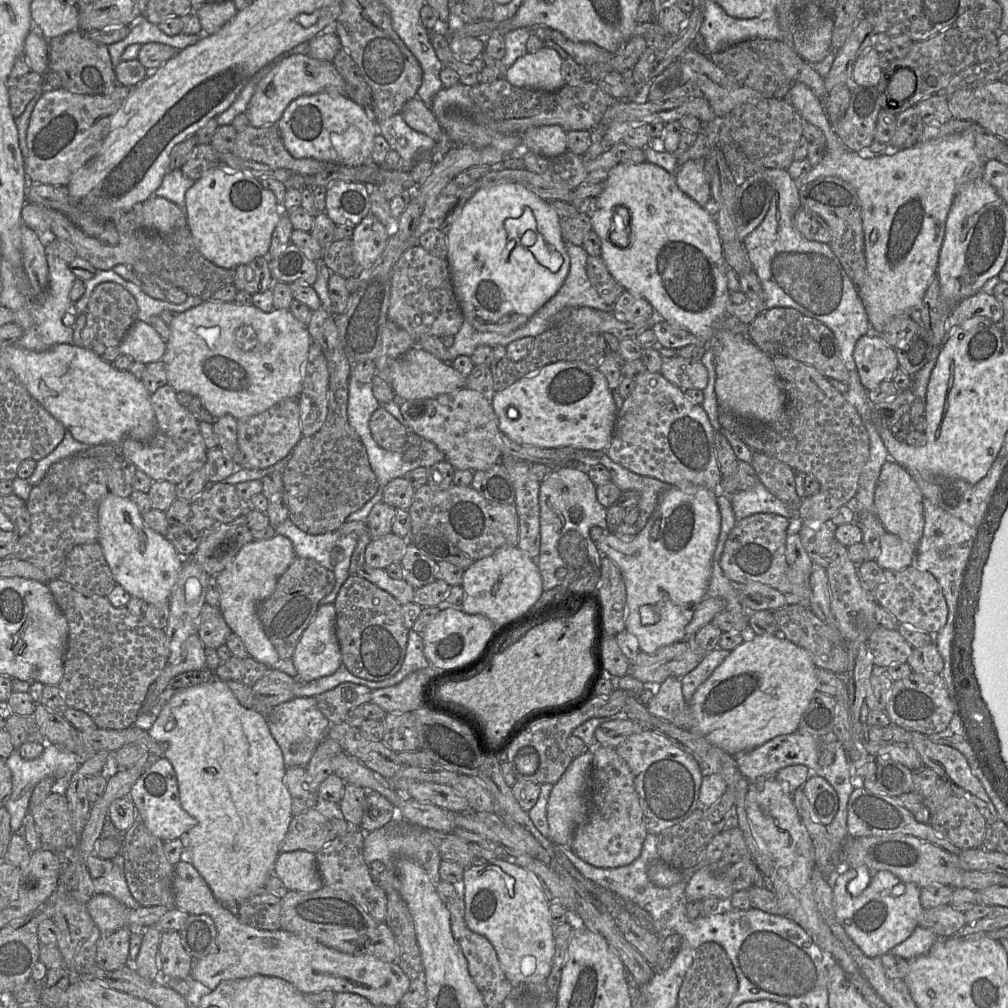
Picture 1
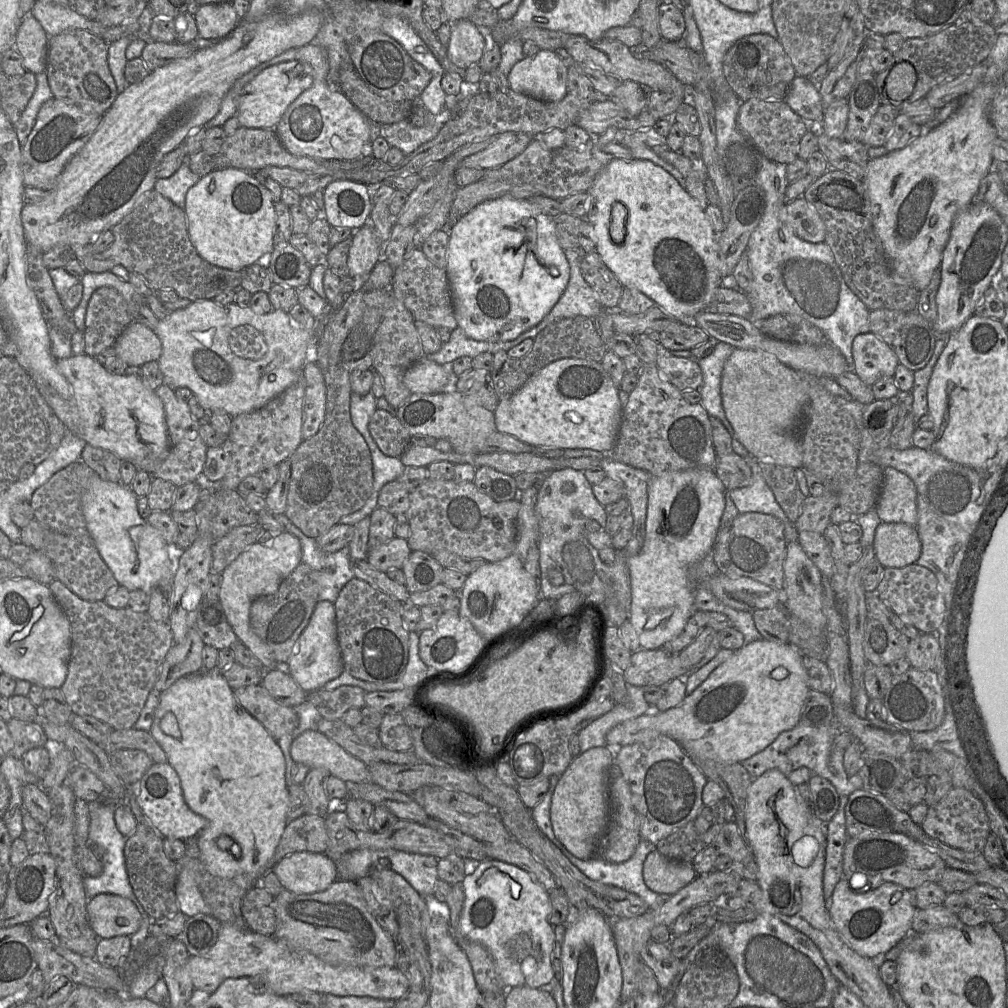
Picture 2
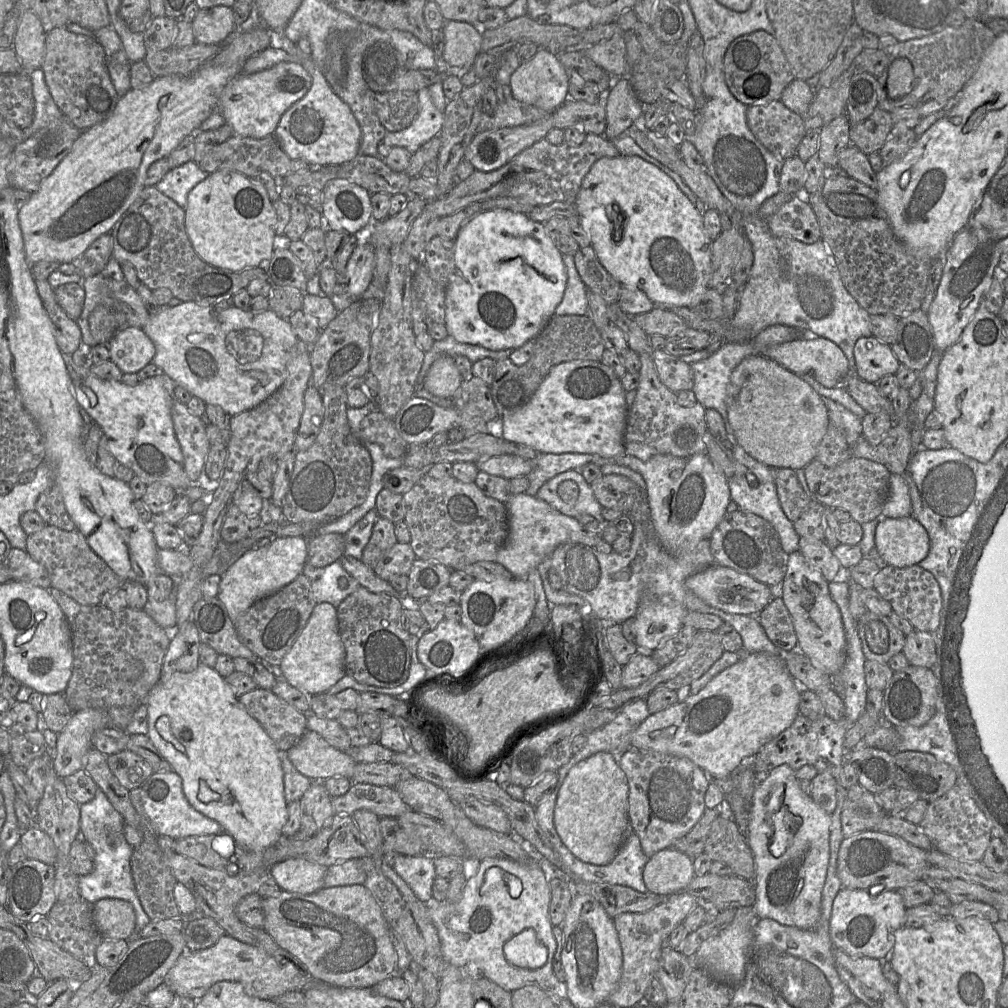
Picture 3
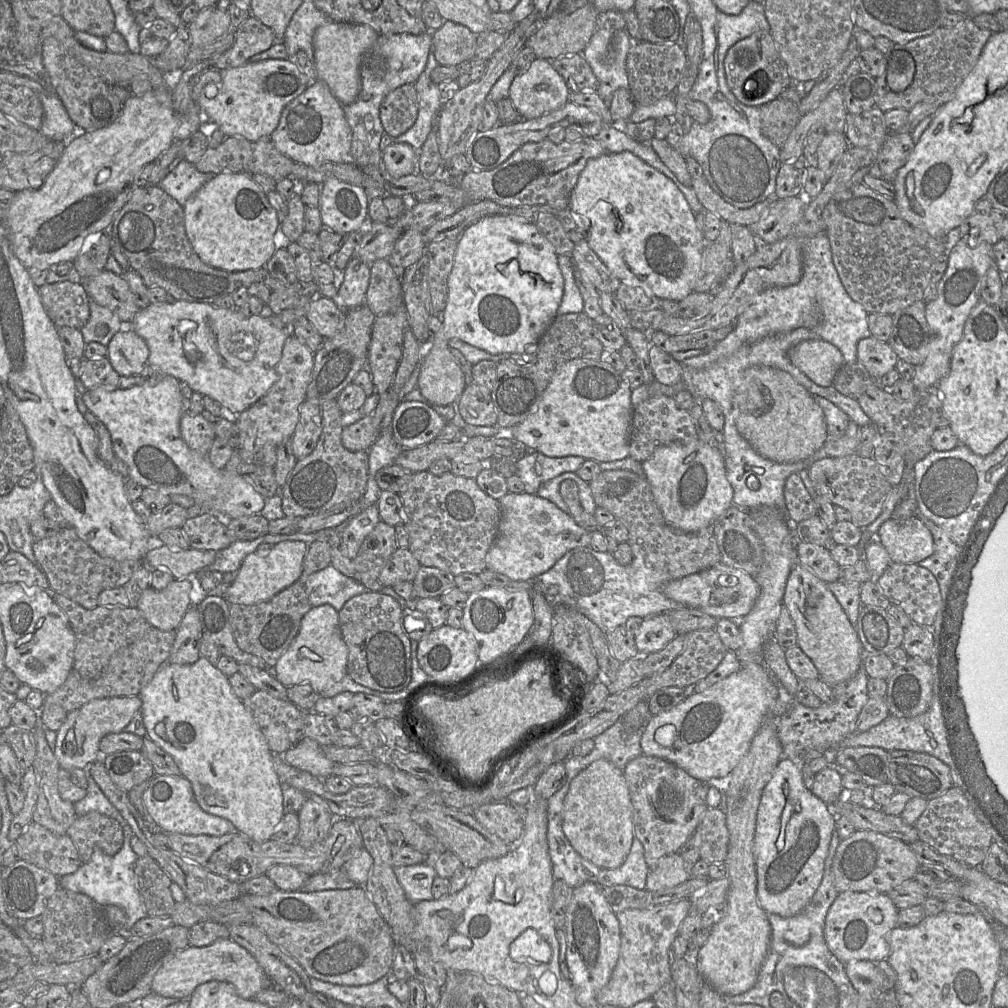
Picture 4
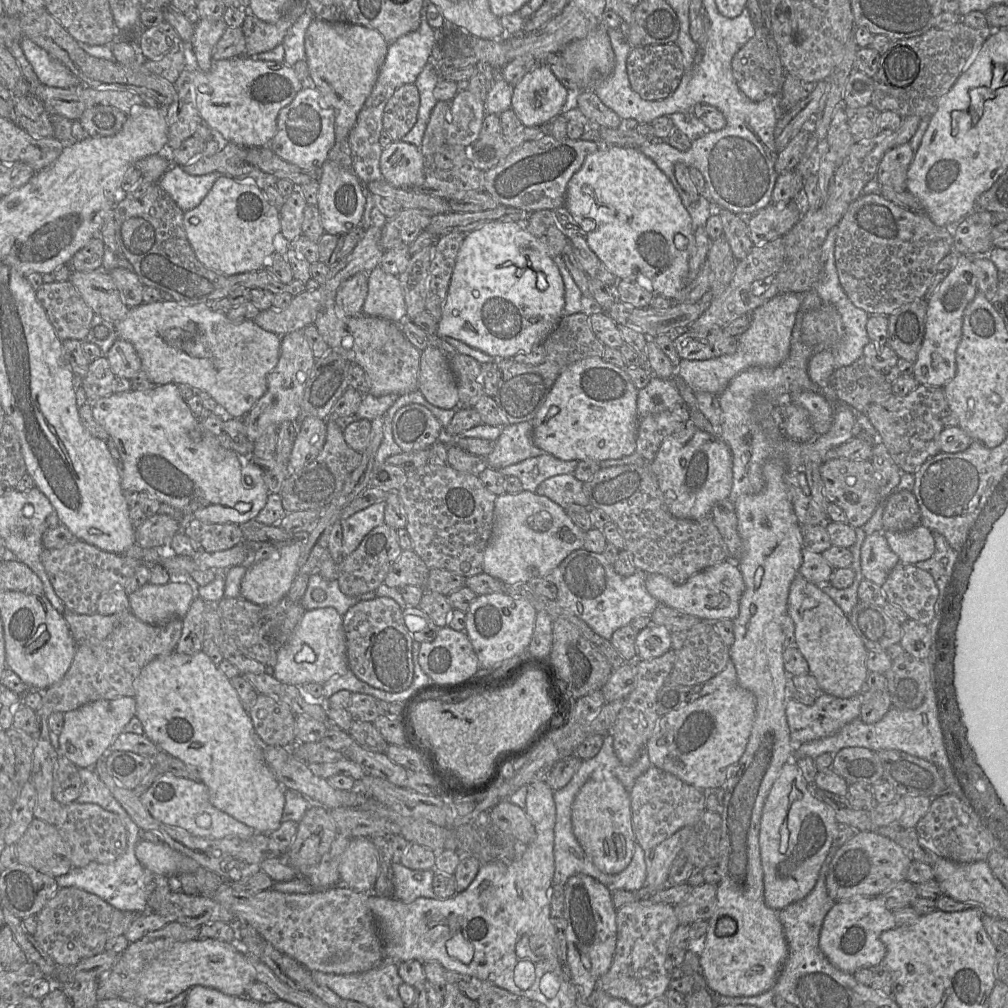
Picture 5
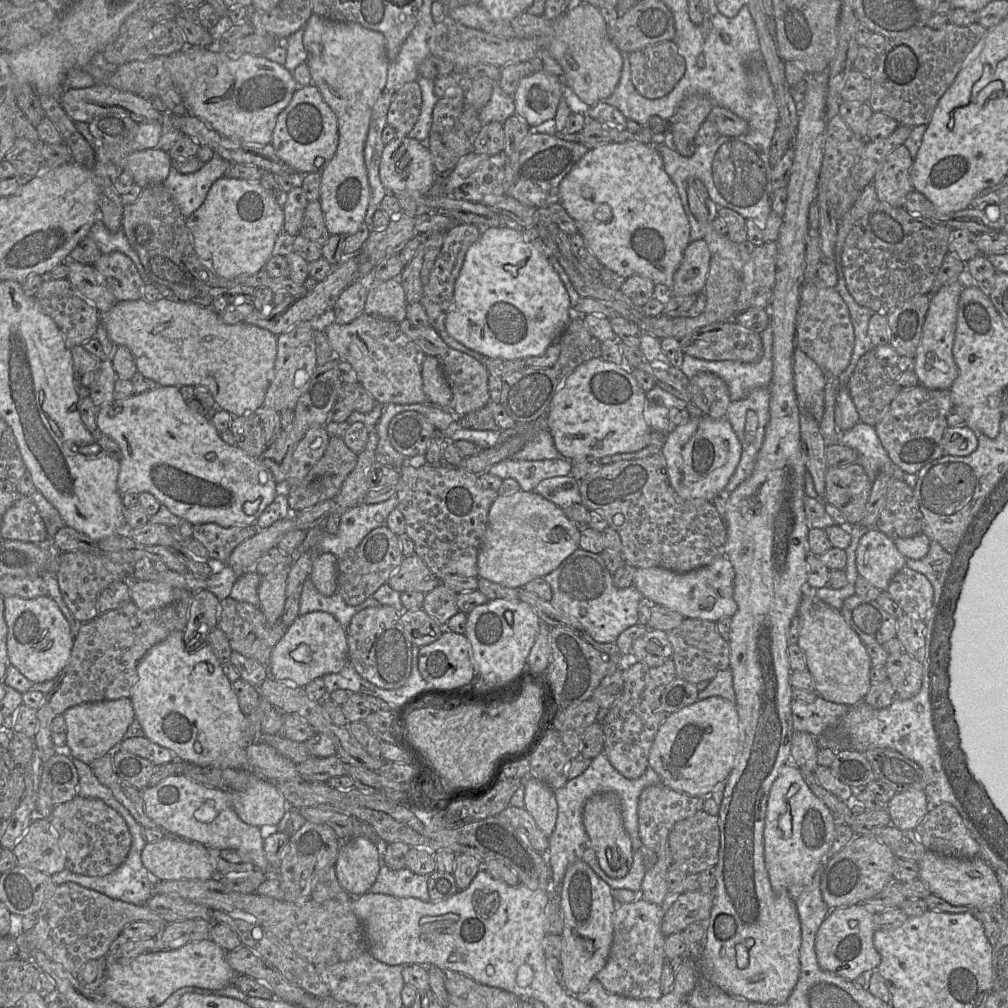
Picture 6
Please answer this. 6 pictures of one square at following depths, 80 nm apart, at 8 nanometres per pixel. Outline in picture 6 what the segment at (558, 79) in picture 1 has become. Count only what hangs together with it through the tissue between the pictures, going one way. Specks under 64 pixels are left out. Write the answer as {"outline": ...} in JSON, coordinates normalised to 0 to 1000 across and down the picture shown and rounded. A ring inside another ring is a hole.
{"outline":[[[528,71],[516,79],[509,94],[511,113],[525,126],[550,118],[560,87],[552,75]]]}

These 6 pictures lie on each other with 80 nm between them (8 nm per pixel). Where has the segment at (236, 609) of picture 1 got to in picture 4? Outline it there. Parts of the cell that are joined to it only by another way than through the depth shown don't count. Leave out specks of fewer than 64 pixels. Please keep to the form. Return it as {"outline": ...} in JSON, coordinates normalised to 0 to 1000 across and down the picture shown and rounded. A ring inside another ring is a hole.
{"outline":[[[281,537],[273,540],[267,550],[245,551],[234,567],[231,577],[223,585],[222,593],[227,599],[252,600],[271,591],[297,575],[306,541],[301,537]]]}

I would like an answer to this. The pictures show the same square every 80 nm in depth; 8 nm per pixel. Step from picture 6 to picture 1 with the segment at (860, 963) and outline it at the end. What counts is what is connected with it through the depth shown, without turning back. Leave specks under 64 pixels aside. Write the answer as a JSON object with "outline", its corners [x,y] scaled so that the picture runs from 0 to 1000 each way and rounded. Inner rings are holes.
{"outline":[[[858,859],[842,861],[835,866],[828,864],[820,873],[826,882],[831,915],[859,948],[870,949],[881,945],[911,919],[917,902],[913,896],[914,881],[909,877],[897,875],[882,864],[863,865]],[[863,866],[865,870],[858,883],[851,886],[841,884],[842,876],[853,880],[856,877],[855,868]]]}

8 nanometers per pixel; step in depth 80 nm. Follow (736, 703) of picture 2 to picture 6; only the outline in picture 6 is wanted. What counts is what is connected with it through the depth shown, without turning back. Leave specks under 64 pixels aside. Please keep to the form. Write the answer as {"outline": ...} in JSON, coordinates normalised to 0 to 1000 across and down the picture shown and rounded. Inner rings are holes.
{"outline":[[[713,690],[703,691],[666,707],[655,719],[648,734],[643,759],[663,782],[688,791],[707,787],[709,780],[720,775],[735,739],[734,716],[730,698]]]}

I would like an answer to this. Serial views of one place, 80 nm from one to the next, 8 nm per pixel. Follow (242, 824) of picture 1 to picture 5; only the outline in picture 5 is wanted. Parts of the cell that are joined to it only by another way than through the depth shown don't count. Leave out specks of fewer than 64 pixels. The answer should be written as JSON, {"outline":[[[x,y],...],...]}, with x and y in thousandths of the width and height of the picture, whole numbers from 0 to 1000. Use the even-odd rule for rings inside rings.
{"outline":[[[172,646],[171,648],[159,651],[147,658],[140,666],[134,676],[135,709],[139,714],[143,729],[154,737],[159,744],[176,751],[186,759],[193,761],[198,768],[198,775],[205,780],[209,798],[215,803],[223,806],[237,815],[251,821],[254,826],[268,827],[277,821],[280,816],[280,808],[283,800],[282,781],[275,774],[273,768],[265,759],[261,750],[261,738],[254,728],[250,713],[237,693],[235,686],[230,681],[228,674],[217,665],[210,655],[200,646],[190,650],[180,649]]]}

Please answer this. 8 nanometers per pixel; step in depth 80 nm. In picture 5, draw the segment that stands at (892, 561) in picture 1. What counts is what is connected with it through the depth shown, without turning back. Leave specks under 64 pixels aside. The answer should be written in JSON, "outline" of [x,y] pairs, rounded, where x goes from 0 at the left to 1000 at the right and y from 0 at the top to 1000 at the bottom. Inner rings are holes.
{"outline":[[[915,520],[895,528],[875,527],[892,558],[907,560],[922,555],[928,546],[924,527]]]}

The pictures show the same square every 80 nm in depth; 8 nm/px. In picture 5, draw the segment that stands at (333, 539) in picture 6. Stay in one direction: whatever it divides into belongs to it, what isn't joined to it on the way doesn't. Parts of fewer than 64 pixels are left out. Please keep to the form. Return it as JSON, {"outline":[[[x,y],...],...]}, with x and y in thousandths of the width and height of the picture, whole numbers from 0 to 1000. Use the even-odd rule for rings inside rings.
{"outline":[[[382,497],[373,499],[336,517],[340,527],[339,549],[341,553],[352,547],[369,525],[382,519],[382,503]]]}

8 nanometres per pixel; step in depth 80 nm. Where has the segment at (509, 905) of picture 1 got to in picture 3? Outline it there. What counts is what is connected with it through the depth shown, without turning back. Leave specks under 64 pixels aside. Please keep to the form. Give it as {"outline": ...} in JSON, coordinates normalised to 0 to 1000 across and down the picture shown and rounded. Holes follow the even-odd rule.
{"outline":[[[483,851],[476,855],[474,865],[465,871],[459,882],[458,889],[453,895],[429,895],[425,898],[426,907],[433,920],[438,937],[438,945],[443,956],[459,959],[468,973],[478,967],[493,975],[503,983],[511,983],[522,978],[538,981],[551,996],[563,990],[562,975],[556,974],[549,963],[549,951],[553,936],[549,927],[549,918],[545,910],[547,894],[546,867],[544,855],[537,851],[537,856],[519,858],[512,854],[498,851]],[[528,921],[532,929],[544,941],[541,957],[533,961],[524,961],[506,955],[500,946],[500,938],[511,928],[521,922]]]}

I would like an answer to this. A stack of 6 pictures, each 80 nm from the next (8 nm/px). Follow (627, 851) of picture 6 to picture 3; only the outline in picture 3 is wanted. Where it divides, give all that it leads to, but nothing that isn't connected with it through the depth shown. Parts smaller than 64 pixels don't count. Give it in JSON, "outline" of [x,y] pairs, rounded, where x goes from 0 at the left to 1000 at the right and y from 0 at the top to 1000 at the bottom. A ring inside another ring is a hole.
{"outline":[[[593,746],[573,756],[563,766],[552,793],[550,818],[558,835],[580,856],[602,858],[627,824],[623,812],[624,780],[614,754],[603,746]]]}

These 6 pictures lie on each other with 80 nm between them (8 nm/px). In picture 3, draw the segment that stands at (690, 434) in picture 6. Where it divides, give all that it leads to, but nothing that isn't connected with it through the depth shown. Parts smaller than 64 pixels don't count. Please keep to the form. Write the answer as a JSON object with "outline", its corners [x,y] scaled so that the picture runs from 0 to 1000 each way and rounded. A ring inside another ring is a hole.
{"outline":[[[700,449],[683,454],[653,450],[642,457],[619,450],[595,453],[590,460],[594,463],[601,460],[617,461],[638,472],[649,526],[656,542],[664,550],[686,547],[694,537],[704,536],[707,526],[721,509],[725,496],[722,476]]]}

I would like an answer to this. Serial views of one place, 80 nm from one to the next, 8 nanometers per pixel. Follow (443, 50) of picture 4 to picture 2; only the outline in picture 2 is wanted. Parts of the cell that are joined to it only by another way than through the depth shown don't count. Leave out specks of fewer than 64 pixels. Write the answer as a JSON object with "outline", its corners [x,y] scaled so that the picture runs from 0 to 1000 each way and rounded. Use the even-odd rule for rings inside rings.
{"outline":[[[465,19],[448,22],[447,35],[443,45],[445,59],[454,66],[463,68],[477,59],[483,37]]]}

